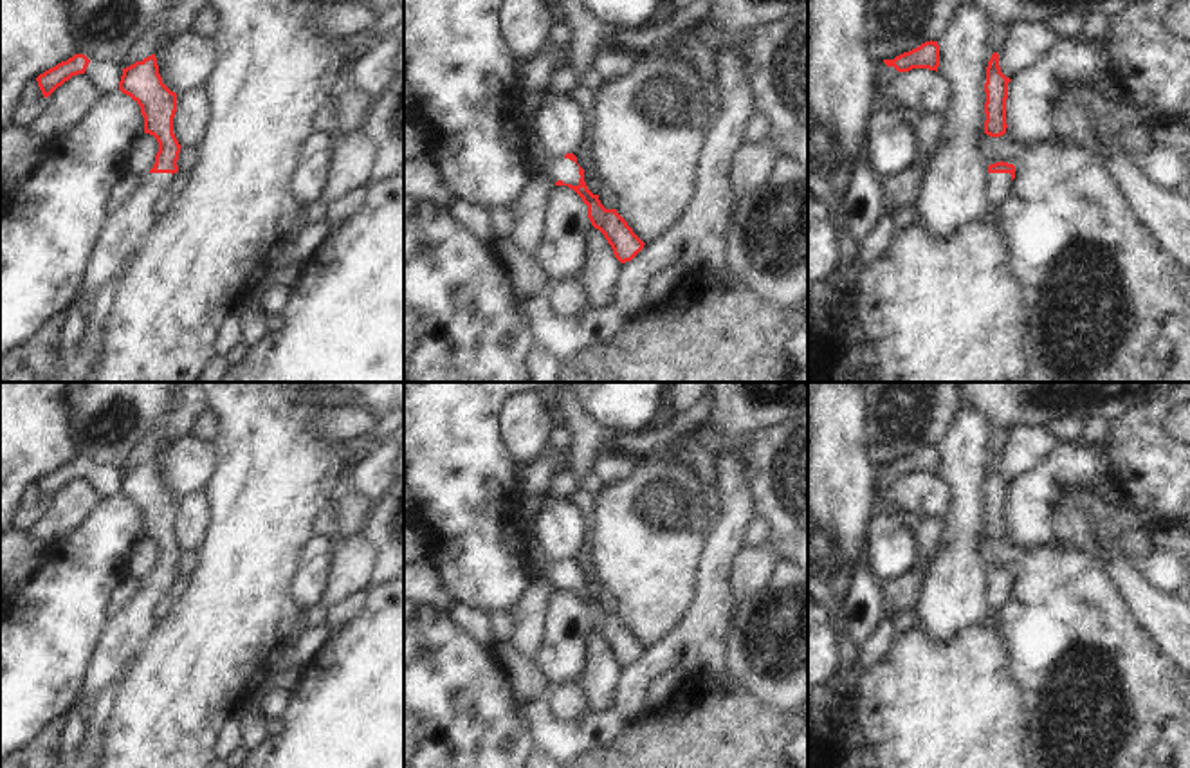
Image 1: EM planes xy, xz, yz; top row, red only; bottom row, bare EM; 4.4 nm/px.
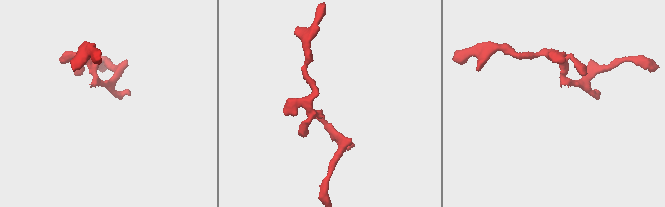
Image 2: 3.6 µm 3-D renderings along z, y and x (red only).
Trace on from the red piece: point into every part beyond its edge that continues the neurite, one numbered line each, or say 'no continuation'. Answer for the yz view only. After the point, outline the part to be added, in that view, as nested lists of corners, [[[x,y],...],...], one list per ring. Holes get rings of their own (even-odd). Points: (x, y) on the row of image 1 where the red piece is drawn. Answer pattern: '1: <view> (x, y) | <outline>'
1: yz (999, 184) | [[[988,173],[986,175],[986,187],[988,198],[992,202],[992,211],[984,216],[992,224],[999,224],[1001,220],[1001,207],[1008,195],[1012,193],[1012,175],[1010,173]]]

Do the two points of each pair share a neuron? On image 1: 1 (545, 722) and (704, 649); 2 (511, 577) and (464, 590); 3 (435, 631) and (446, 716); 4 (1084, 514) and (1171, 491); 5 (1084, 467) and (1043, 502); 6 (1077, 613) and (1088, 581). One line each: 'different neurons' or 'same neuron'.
1: same neuron
2: same neuron
3: same neuron
4: different neurons
5: same neuron
6: same neuron

